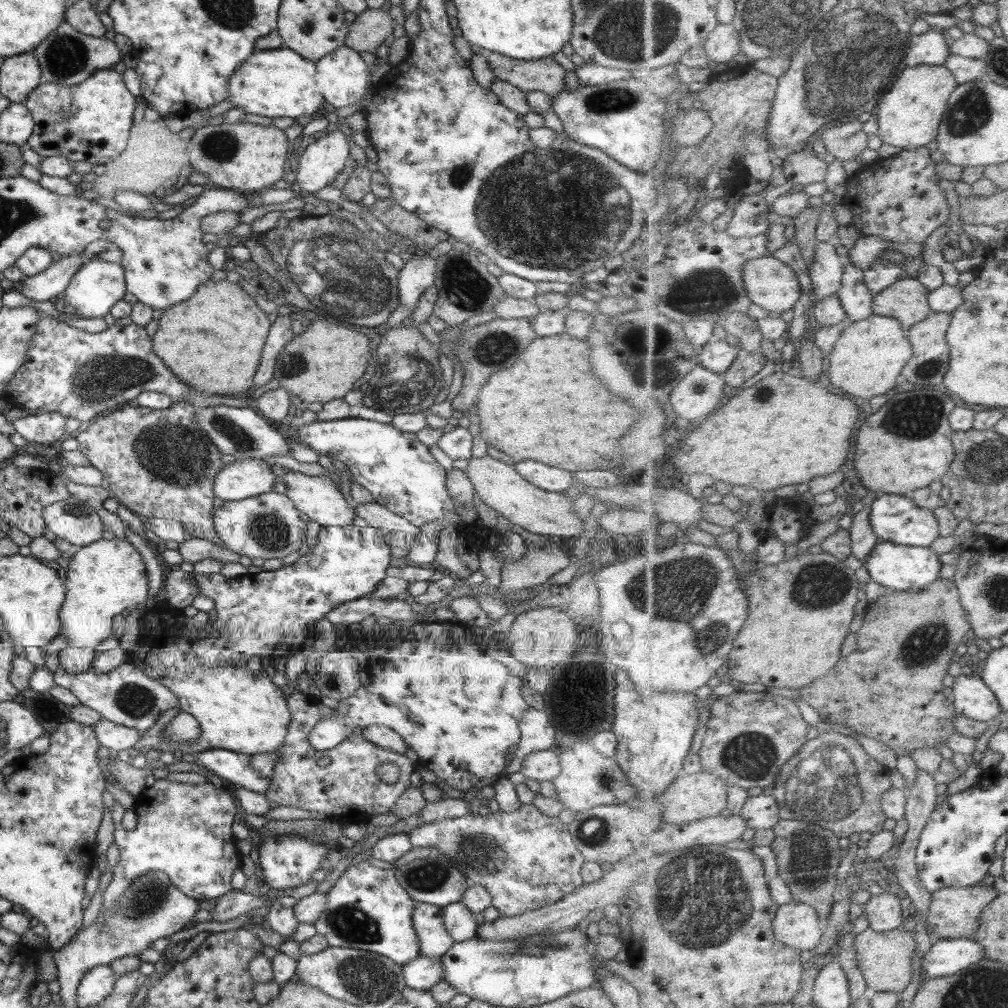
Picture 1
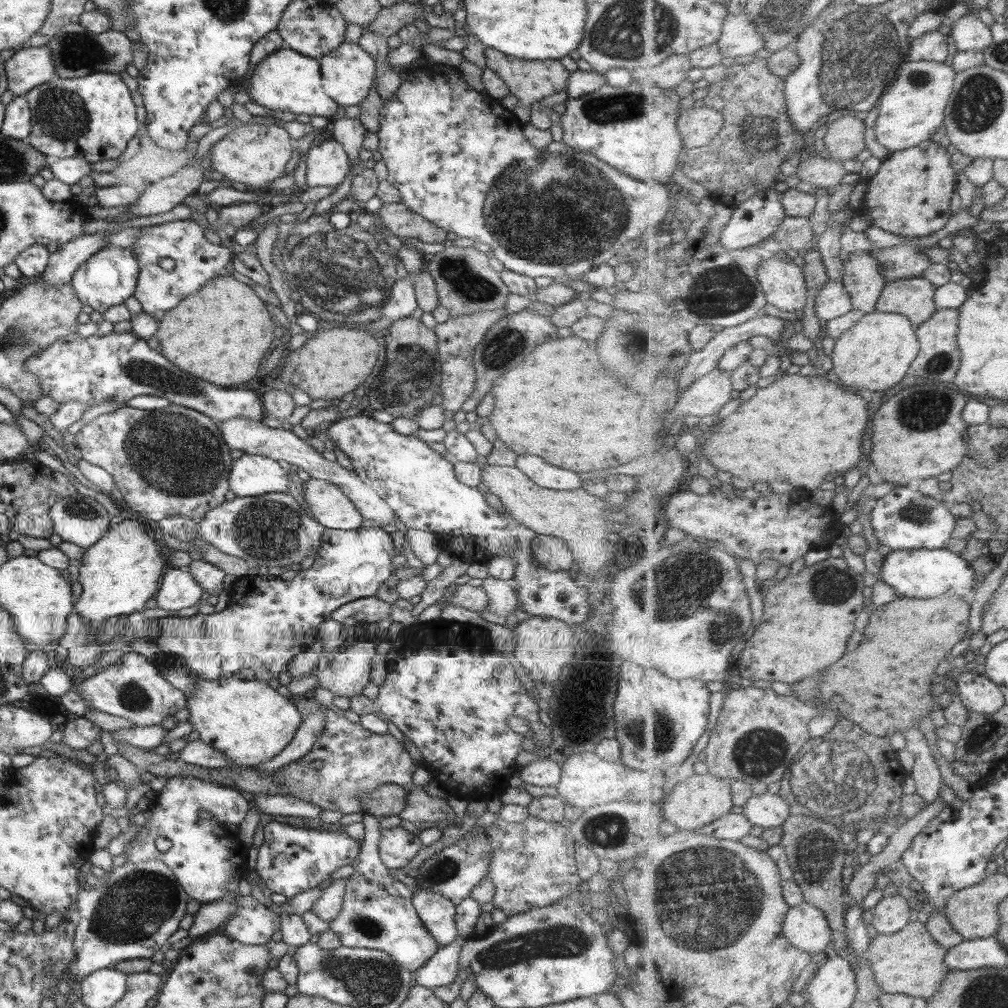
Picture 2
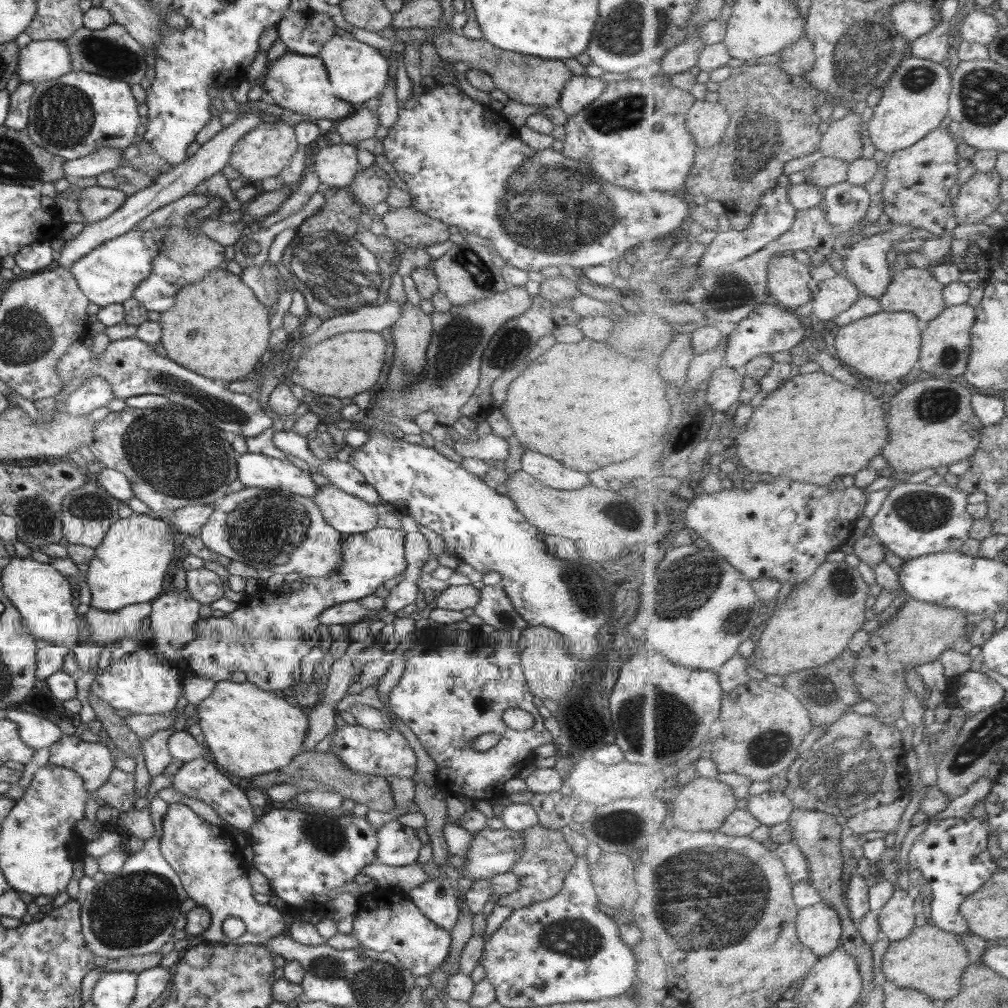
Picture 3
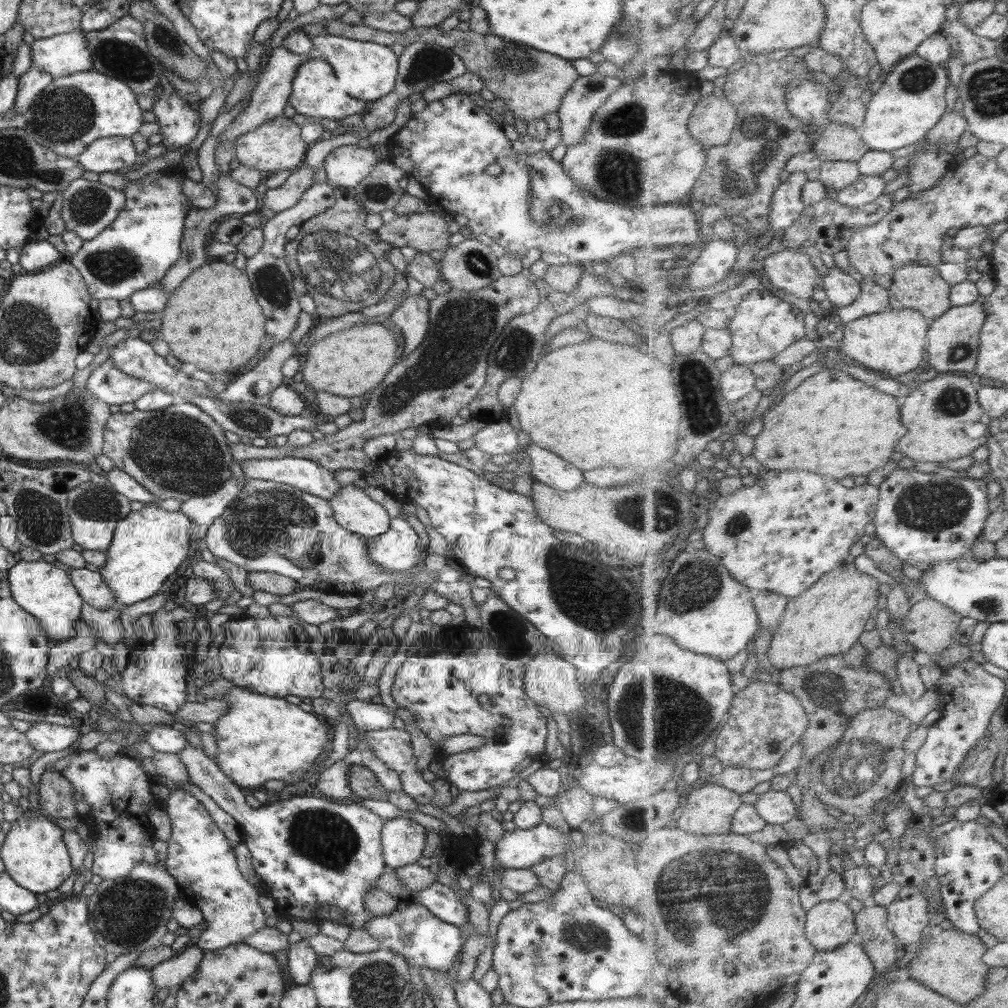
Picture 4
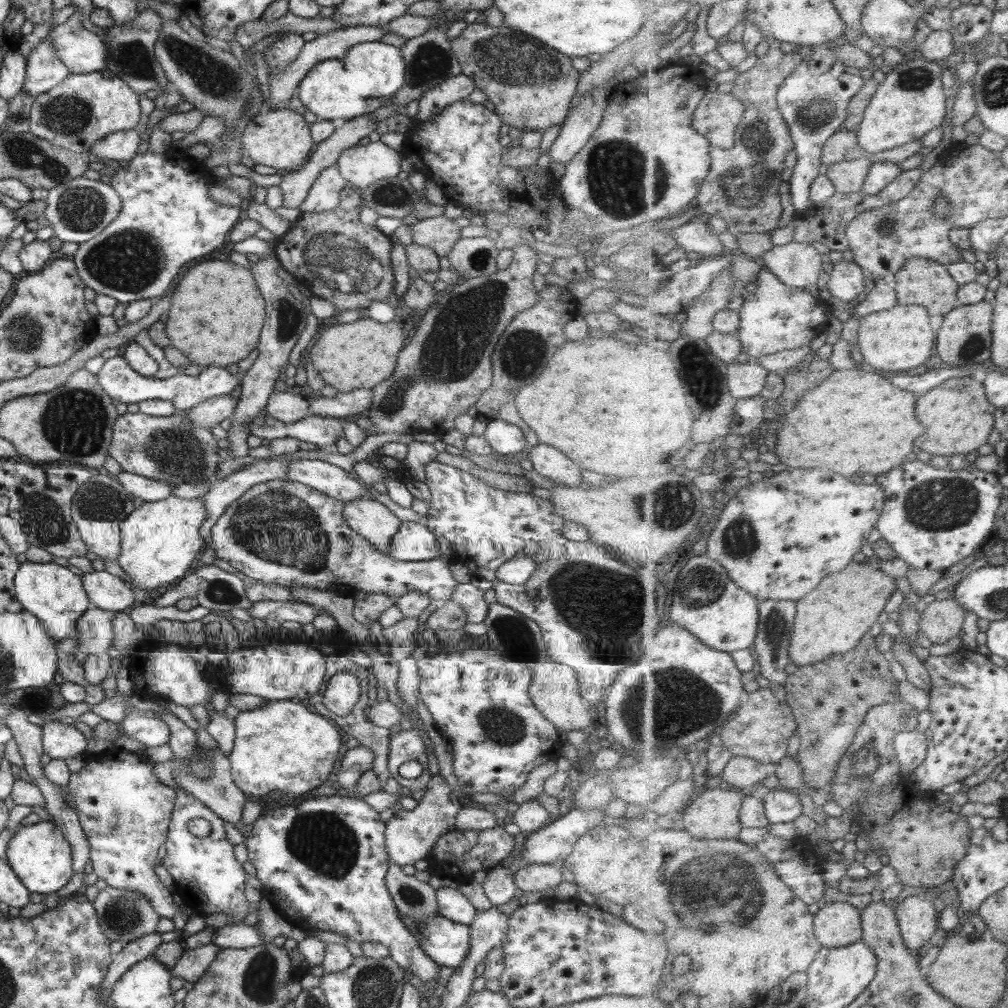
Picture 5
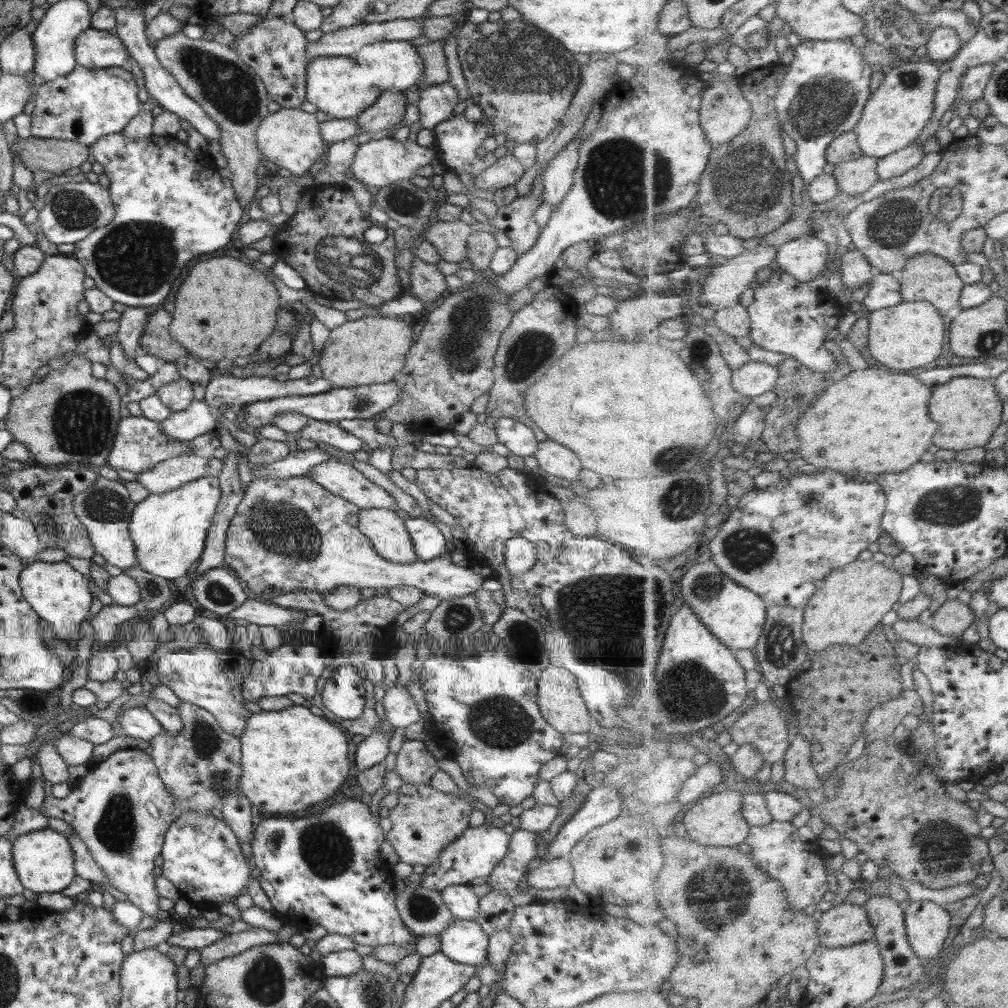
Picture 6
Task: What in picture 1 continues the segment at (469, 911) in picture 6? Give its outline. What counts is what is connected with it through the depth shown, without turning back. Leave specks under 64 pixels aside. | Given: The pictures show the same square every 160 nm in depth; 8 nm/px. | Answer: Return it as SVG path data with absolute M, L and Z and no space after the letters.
M415 903L411 911L411 925L417 937L419 955L425 957L440 957L449 947L453 946L453 939L445 933L440 919L442 907Z

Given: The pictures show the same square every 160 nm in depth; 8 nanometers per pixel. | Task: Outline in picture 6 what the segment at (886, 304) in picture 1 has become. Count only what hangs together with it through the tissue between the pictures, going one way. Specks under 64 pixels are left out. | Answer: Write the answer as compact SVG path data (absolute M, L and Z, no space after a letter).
M921 253L906 261L905 268L898 274L902 284L902 298L906 302L931 302L941 314L960 306L960 298L966 282L959 276L954 263L935 253Z

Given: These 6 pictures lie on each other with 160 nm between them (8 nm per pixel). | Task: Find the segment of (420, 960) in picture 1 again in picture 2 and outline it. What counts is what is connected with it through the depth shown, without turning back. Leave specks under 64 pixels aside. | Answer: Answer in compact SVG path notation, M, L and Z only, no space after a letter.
M457 936L451 944L435 949L423 966L414 972L416 984L429 989L451 984L460 969L458 952L463 942L463 937Z

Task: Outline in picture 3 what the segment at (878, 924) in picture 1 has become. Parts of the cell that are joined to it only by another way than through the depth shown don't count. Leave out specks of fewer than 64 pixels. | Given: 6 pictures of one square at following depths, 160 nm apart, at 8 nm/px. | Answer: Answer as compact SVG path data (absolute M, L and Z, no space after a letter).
M895 888L891 900L879 911L879 923L884 936L890 941L907 938L915 925L915 902L918 900L911 890Z

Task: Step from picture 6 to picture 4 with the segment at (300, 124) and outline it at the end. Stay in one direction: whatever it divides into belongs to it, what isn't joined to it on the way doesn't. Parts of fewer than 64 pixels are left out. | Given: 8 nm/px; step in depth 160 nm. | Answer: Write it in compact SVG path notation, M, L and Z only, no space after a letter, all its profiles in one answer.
M283 115L276 116L273 120L264 122L261 126L238 136L233 143L238 164L259 172L263 170L268 174L294 170L304 161L306 150L309 148L300 137L299 125Z

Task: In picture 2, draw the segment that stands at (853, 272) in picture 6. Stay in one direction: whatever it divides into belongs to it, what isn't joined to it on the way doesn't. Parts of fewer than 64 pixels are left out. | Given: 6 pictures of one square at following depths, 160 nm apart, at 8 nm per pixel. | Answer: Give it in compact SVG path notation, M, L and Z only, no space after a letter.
M829 280L815 300L815 312L823 323L853 310L853 300L842 280Z

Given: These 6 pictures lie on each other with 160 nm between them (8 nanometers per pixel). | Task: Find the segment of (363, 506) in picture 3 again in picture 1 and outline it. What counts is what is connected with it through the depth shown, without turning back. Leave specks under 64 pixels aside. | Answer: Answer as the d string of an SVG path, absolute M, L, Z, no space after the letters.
M290 472L286 475L281 491L299 512L303 512L309 520L317 522L319 526L345 526L351 523L354 517L354 511L345 503L341 493L327 475L307 476L299 472Z

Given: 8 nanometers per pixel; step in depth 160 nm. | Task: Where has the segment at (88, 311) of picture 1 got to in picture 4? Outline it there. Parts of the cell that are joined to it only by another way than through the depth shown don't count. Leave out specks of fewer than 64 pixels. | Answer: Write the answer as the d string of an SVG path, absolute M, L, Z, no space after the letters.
M176 166L168 167L165 171L152 171L140 178L139 181L131 181L121 190L126 199L124 207L113 219L113 222L100 230L95 238L83 241L76 253L66 257L67 261L78 270L90 298L95 298L98 302L107 298L115 299L117 302L125 300L132 292L159 283L169 266L177 260L183 219L191 204L188 204L188 200L181 193L181 183L168 177L173 175L184 178L183 173Z

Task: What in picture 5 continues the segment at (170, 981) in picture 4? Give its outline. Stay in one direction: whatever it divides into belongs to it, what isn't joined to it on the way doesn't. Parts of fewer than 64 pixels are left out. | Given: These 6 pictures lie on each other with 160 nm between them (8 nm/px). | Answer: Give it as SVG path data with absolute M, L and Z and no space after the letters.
M213 943L193 949L186 948L176 964L168 969L169 974L175 978L182 978L184 982L194 983L203 974L218 950L218 946Z

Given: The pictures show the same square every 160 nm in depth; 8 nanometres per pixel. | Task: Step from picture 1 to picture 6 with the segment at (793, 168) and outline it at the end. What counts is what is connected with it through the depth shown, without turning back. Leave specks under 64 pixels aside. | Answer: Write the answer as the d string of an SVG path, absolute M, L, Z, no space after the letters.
M864 154L861 158L837 164L832 174L837 179L840 190L852 195L867 192L881 180L878 173L879 159Z

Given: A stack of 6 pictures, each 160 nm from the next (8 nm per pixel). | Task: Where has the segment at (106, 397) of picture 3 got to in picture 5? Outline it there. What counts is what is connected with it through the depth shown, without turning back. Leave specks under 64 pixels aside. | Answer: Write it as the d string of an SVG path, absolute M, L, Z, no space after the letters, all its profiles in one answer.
M117 355L103 362L96 378L103 392L117 403L137 404L147 399L166 400L174 404L177 412L193 408L205 399L229 394L237 385L241 386L241 380L239 381L237 376L232 376L224 368L215 366L201 368L201 373L197 376L185 376L178 372L175 376L164 380L143 377L131 370L124 359Z

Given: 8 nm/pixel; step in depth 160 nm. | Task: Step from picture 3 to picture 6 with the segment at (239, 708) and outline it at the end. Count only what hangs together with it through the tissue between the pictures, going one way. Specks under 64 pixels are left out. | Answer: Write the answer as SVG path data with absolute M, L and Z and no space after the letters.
M291 705L276 711L251 713L243 732L238 736L240 744L239 791L251 806L256 806L263 816L291 816L307 806L328 800L339 790L349 770L347 738L327 718L313 715L307 707Z

